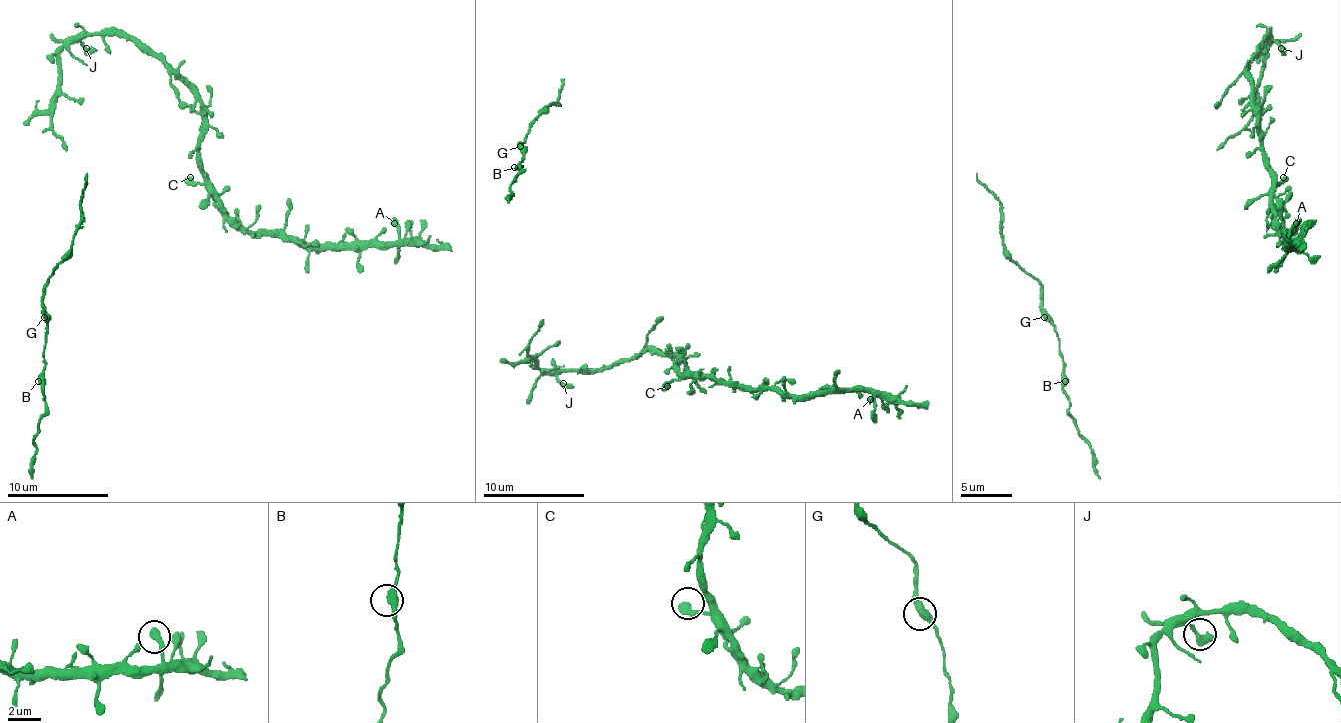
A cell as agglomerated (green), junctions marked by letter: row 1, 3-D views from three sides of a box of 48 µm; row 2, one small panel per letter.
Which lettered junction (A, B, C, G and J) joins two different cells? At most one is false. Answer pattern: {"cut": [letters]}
{"cut": []}

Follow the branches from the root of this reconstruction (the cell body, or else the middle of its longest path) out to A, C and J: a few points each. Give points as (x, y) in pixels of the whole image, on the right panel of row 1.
A: (1263, 58), (1266, 35), (1248, 81), (1263, 165), (1271, 175), (1271, 213), (1291, 244), (1288, 231), (1296, 223)
C: (1263, 58), (1266, 35), (1250, 63), (1248, 81), (1253, 88), (1263, 165), (1276, 182), (1283, 177)
J: (1263, 58), (1266, 48), (1273, 40), (1281, 48)

